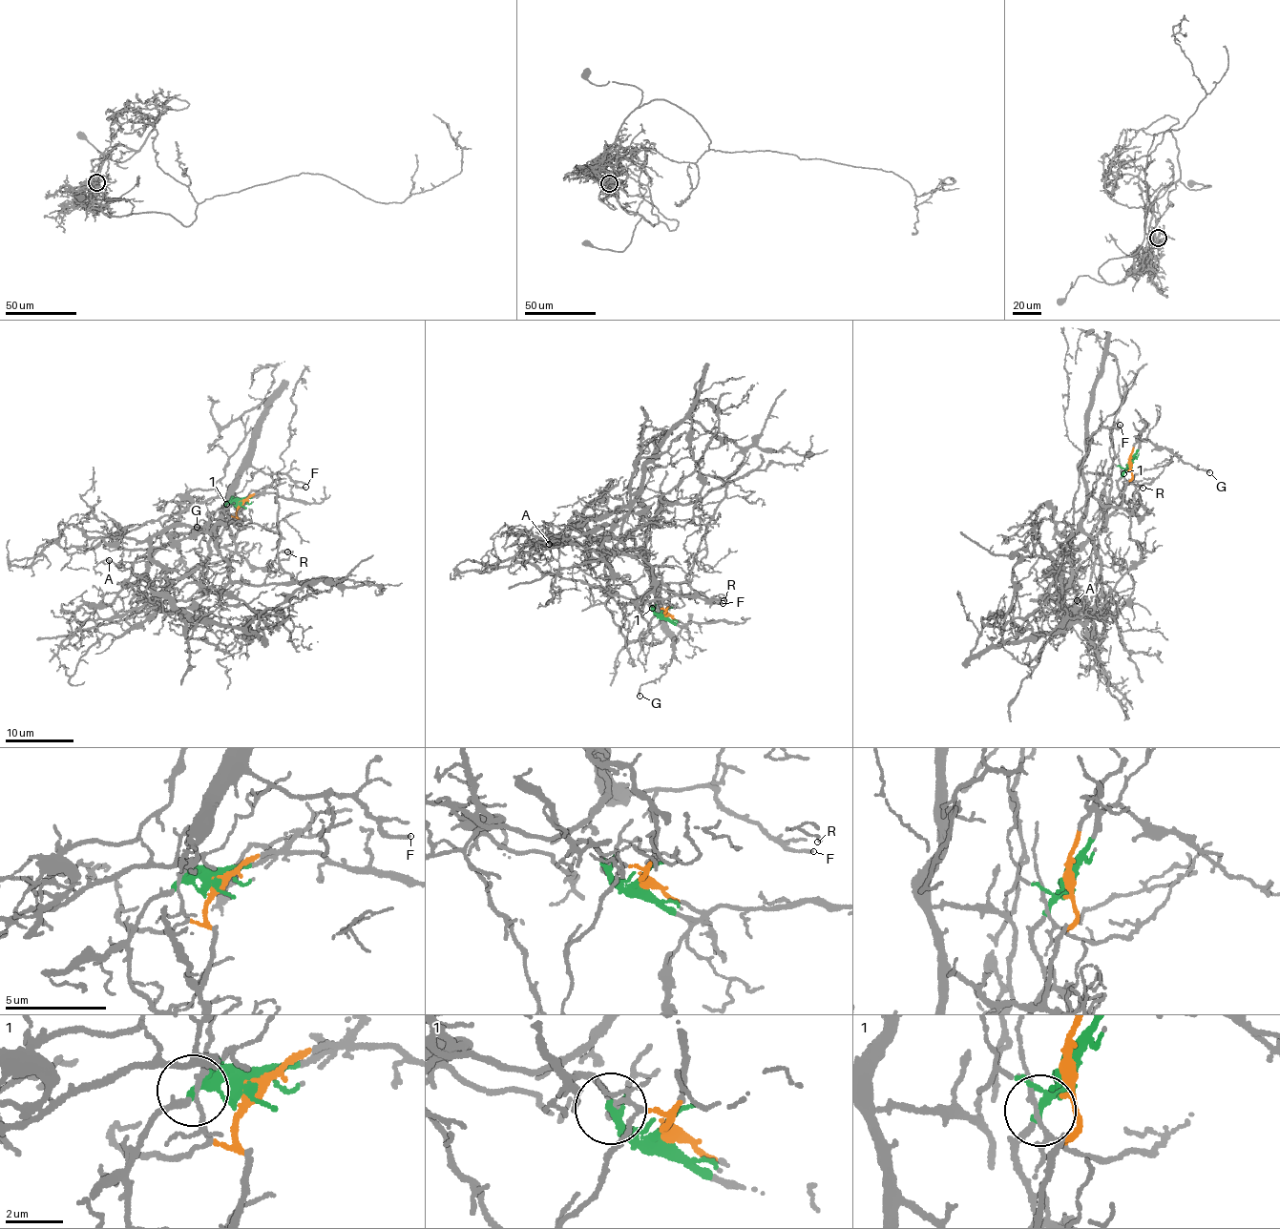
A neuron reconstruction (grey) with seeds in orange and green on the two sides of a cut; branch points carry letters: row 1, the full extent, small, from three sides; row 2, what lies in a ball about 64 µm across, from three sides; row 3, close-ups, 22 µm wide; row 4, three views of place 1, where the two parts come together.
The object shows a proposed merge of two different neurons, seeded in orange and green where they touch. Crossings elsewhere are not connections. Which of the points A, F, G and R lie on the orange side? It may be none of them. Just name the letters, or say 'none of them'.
F

